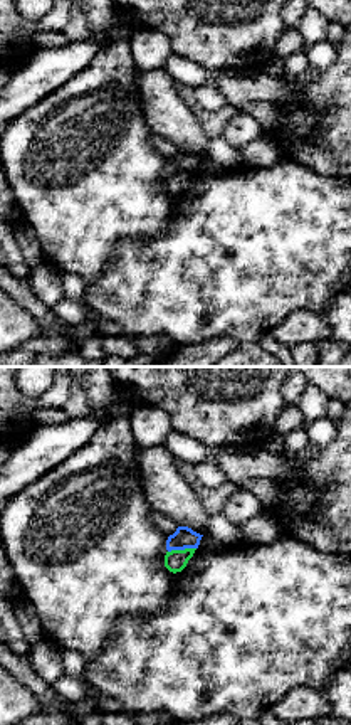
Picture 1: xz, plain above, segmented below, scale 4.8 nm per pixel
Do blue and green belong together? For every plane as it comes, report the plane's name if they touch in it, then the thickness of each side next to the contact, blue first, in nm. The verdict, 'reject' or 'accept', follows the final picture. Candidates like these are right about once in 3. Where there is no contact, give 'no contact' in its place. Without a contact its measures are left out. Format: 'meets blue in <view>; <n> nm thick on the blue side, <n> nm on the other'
meets blue in xz; 100 nm thick on the blue side, 110 nm on the other

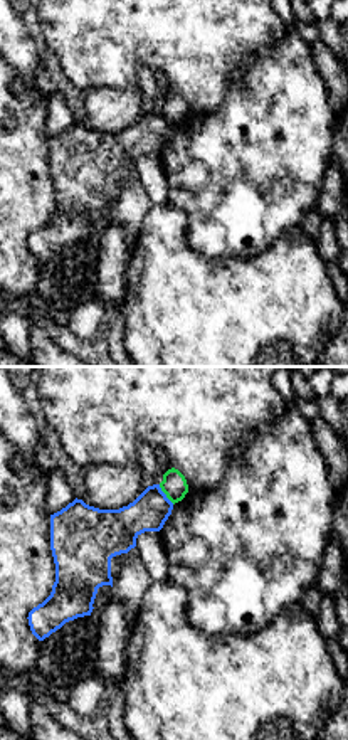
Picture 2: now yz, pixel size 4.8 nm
meets blue in yz; 180 nm thick on the blue side, 120 nm on the other

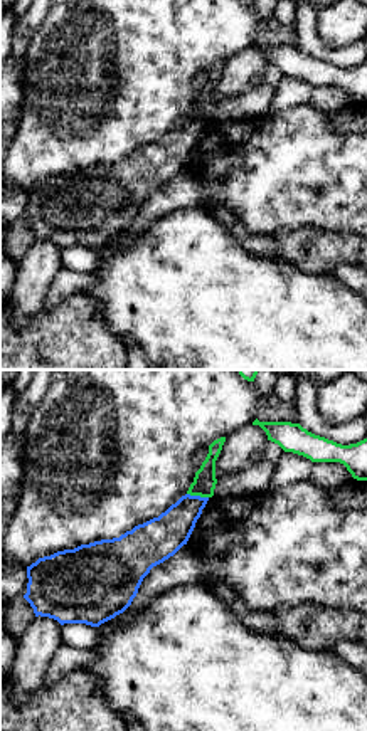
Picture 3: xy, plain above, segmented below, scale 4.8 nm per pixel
meets blue in xy; 190 nm thick on the blue side, 110 nm on the other

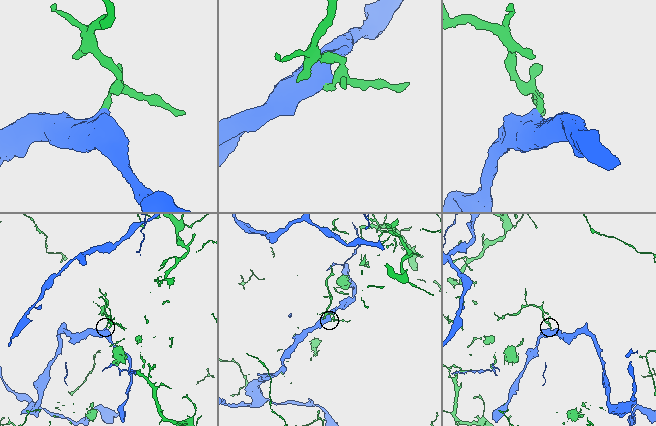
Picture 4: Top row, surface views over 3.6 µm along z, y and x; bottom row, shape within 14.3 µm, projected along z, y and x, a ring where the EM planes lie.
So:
reject

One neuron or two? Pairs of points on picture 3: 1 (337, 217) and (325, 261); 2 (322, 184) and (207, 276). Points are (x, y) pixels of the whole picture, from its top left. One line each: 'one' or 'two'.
1: two
2: two

